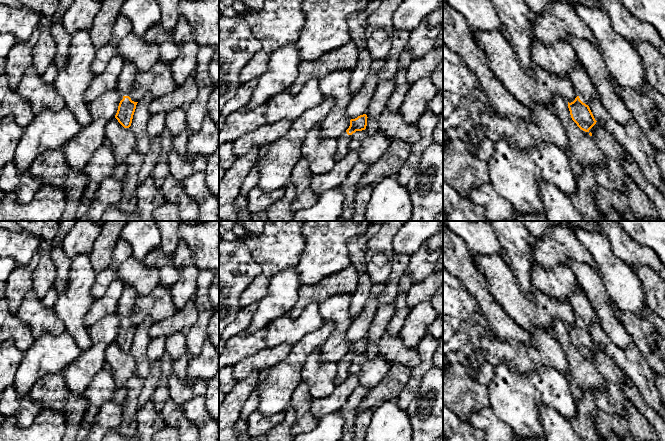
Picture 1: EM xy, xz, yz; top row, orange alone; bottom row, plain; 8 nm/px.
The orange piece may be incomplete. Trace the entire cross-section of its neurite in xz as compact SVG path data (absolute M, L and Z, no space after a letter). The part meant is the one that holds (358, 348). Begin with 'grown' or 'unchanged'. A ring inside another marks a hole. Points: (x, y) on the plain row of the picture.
grown | M363 338L355 343L350 344L349 352L337 363L337 373L336 373L336 385L343 383L349 374L349 367L351 364L351 359L356 355L362 355L366 353L367 350L367 339Z

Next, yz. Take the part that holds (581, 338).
grown | M582 290L569 295L569 304L577 318L573 326L568 326L571 342L581 354L589 356L597 345L588 328L591 324L599 325L599 318Z

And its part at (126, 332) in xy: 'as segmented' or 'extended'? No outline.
extended

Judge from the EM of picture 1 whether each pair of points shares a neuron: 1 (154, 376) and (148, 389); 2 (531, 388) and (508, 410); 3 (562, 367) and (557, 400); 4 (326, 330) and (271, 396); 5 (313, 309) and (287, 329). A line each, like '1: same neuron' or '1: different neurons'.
1: same neuron
2: same neuron
3: different neurons
4: same neuron
5: same neuron

